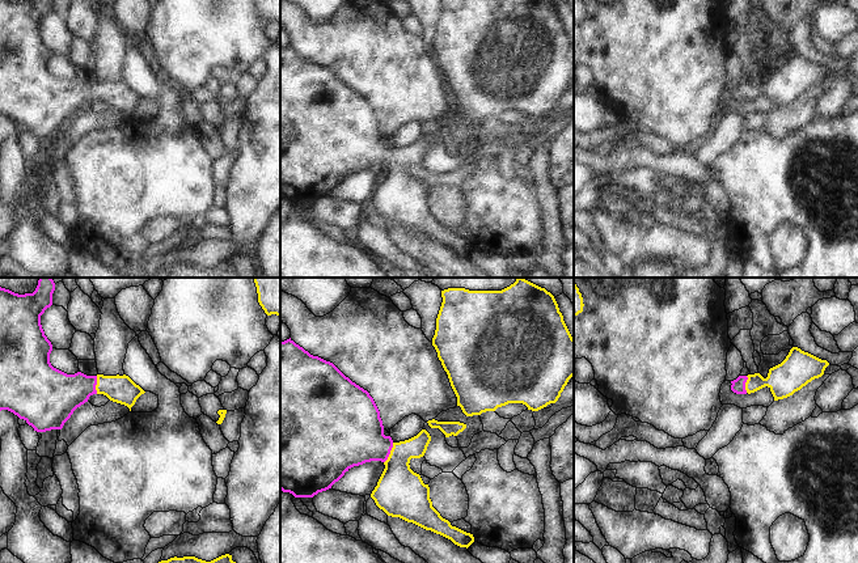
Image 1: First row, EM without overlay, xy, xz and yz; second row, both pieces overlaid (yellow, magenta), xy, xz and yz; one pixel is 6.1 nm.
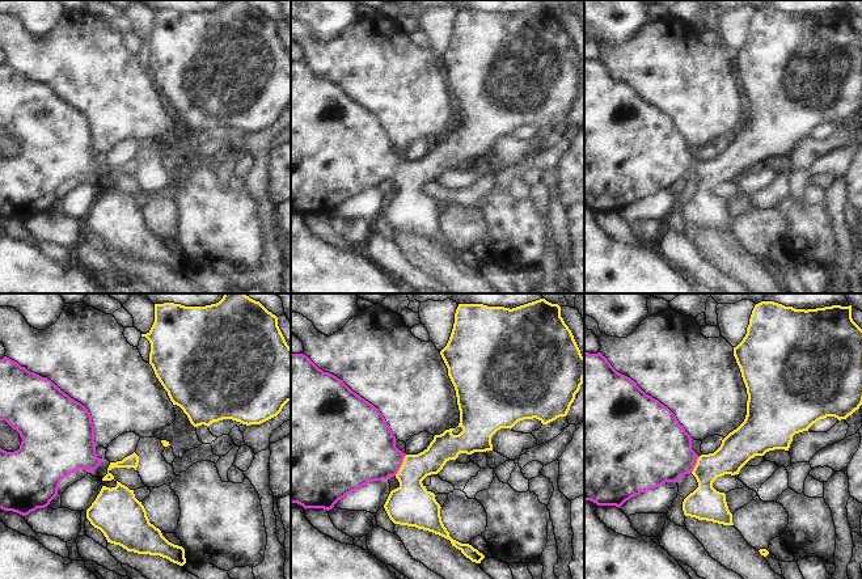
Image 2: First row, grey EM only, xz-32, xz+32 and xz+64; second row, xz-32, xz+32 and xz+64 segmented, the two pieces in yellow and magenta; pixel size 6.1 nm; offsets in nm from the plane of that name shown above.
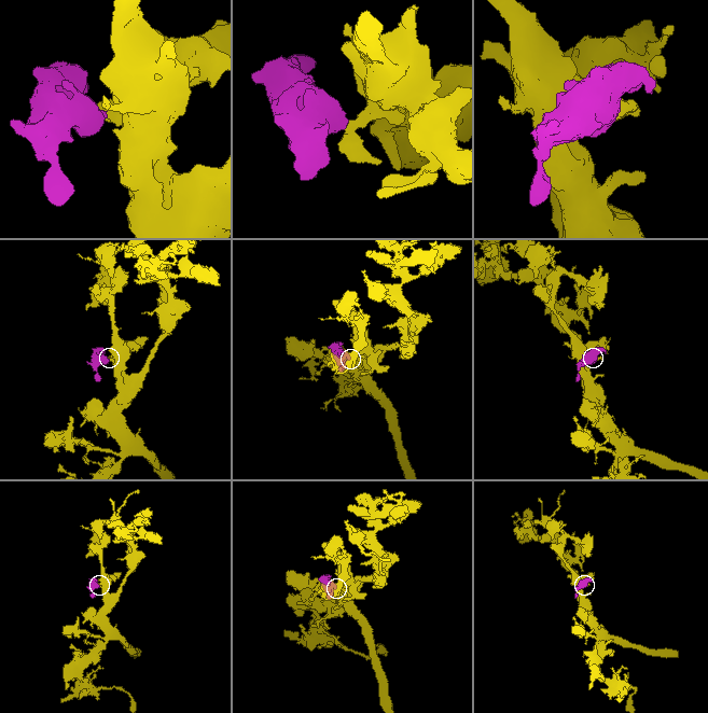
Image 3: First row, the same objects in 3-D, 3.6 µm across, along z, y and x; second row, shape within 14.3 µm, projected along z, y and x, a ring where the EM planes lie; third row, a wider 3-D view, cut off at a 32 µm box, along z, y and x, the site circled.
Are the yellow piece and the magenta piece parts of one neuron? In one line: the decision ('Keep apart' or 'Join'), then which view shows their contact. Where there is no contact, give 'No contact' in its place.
Join. Touches yellow in xz.

